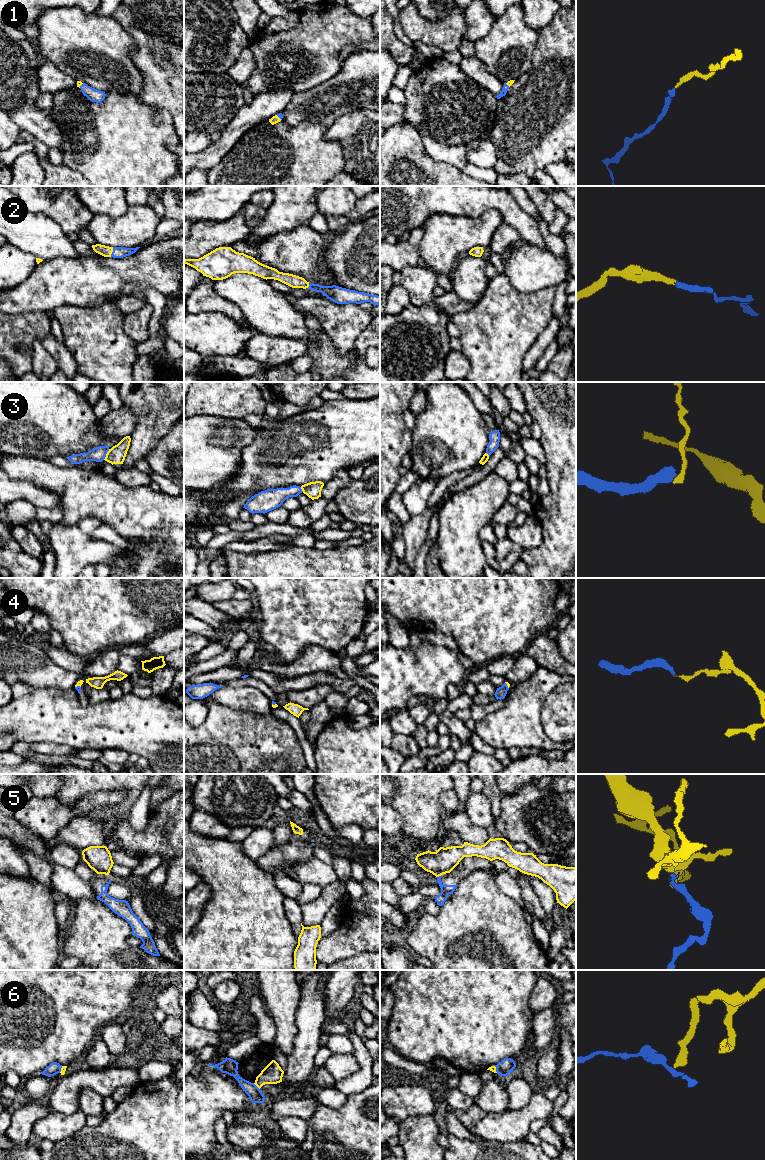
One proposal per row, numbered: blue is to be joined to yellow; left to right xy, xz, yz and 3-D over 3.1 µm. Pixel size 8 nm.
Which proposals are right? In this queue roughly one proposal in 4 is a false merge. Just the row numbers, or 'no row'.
1, 2, 4

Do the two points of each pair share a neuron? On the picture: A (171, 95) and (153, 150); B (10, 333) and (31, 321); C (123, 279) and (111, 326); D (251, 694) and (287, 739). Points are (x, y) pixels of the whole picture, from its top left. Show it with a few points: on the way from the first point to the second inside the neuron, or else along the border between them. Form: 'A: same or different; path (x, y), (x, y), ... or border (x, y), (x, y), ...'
A: different; border (144, 103), (166, 109), (172, 118), (173, 124)
B: same; path (15, 333), (26, 326)
C: different; border (114, 299), (107, 300), (92, 308)
D: different; border (244, 711), (273, 715)

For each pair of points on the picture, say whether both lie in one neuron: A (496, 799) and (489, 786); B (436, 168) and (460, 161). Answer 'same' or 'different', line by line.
A: same
B: different

